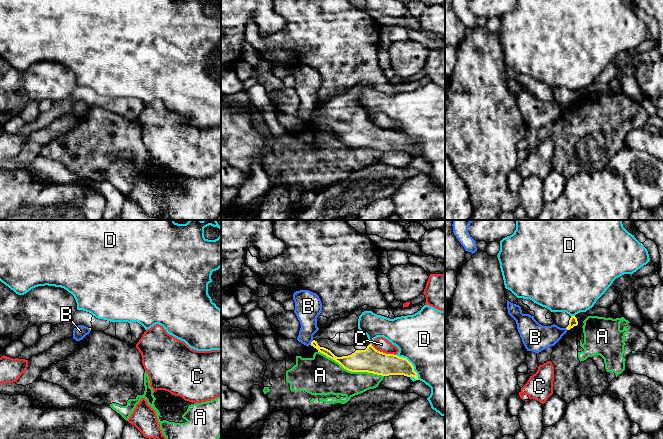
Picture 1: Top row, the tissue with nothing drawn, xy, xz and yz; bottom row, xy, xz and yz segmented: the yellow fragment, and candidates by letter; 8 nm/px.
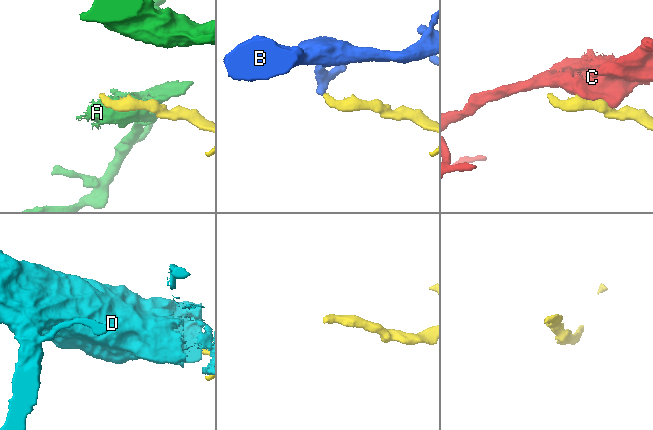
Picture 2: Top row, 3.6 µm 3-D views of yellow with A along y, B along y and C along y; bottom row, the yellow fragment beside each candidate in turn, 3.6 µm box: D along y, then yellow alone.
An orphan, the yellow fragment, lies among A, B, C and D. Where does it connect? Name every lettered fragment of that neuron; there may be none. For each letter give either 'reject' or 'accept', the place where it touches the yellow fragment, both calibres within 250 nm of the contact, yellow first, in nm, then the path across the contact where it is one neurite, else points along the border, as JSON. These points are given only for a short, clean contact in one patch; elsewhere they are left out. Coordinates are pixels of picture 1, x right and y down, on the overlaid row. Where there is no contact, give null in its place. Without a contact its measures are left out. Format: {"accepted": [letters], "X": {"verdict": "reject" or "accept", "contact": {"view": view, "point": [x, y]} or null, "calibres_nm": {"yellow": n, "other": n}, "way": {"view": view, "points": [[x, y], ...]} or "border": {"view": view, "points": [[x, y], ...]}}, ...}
{"accepted": [], "A": {"verdict": "reject", "contact": {"view": "xz", "point": [351, 371]}, "calibres_nm": {"yellow": 200, "other": 320}}, "B": {"verdict": "reject", "contact": {"view": "xz", "point": [311, 342]}, "calibres_nm": {"yellow": 60, "other": 180}, "border": {"view": "xz", "points": [[313, 340], [310, 344]]}}, "C": {"verdict": "reject", "contact": {"view": "xz", "point": [382, 352]}, "calibres_nm": {"yellow": 200, "other": 120}}, "D": {"verdict": "reject", "contact": {"view": "xz", "point": [411, 364]}, "calibres_nm": {"yellow": 180, "other": 500}}}

